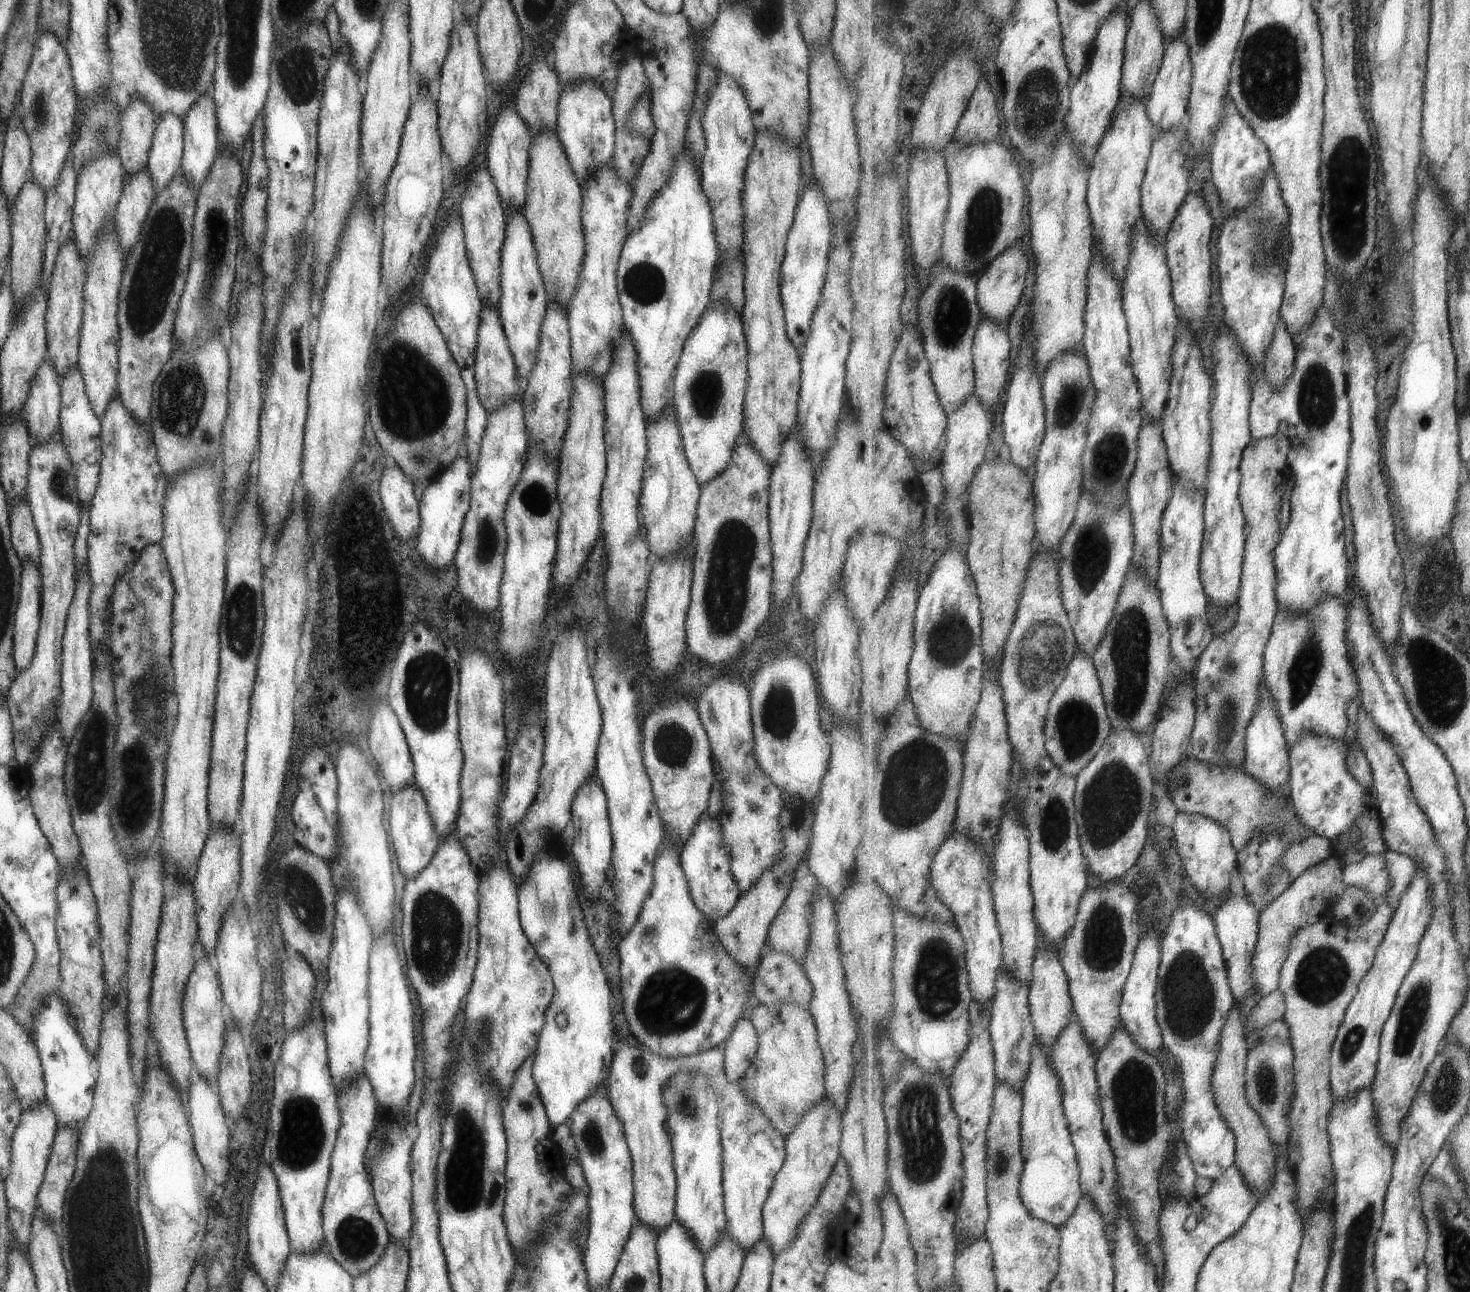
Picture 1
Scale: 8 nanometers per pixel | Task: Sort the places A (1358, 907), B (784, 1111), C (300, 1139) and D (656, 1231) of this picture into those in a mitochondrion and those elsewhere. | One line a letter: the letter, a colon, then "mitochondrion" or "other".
A: mitochondrion
B: mitochondrion
C: mitochondrion
D: other

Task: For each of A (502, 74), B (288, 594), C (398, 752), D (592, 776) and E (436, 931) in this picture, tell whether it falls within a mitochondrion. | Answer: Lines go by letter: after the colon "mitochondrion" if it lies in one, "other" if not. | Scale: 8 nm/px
A: other
B: other
C: other
D: other
E: mitochondrion

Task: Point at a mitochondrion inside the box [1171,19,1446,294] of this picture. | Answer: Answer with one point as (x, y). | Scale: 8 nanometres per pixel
(1270, 70)

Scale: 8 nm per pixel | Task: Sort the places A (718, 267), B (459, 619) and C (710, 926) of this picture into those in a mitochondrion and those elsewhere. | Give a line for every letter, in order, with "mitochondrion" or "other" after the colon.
A: other
B: other
C: other

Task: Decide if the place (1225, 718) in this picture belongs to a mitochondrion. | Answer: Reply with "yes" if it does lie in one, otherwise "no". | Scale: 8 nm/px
yes

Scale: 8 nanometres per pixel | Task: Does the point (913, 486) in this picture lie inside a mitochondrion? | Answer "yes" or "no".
no

